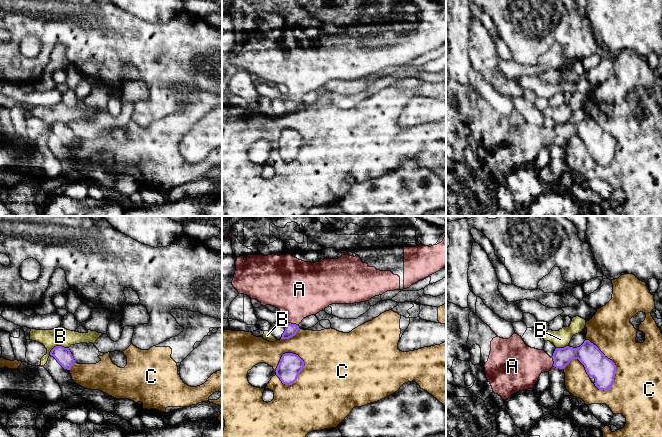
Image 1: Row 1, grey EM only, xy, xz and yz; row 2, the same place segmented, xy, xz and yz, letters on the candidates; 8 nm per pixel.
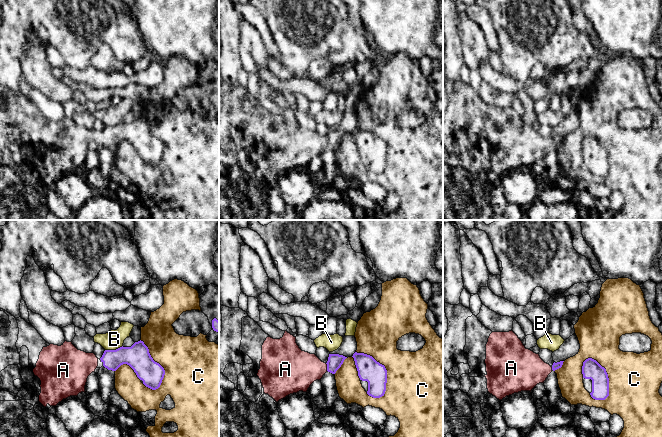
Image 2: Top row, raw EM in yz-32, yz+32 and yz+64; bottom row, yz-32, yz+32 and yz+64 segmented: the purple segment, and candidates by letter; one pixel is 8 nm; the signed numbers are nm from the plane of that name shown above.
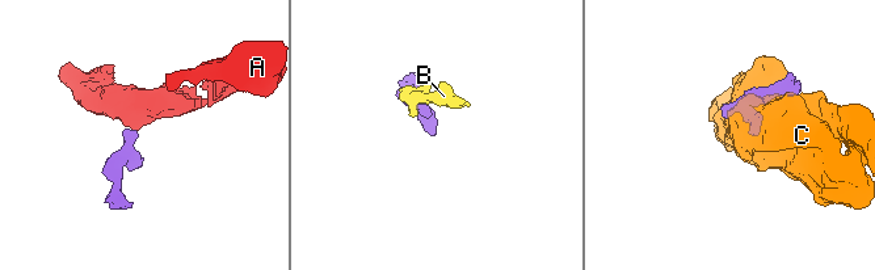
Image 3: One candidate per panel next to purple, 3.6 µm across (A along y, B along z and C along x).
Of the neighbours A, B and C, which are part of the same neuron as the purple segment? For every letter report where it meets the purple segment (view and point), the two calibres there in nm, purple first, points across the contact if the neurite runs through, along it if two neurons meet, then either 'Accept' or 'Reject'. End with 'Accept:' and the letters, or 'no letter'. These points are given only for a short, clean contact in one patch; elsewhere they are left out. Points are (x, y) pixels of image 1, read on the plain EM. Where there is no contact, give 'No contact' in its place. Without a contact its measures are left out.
A: Touches purple at xz (292, 100). Thickness 100 nm (purple) against 380 nm. Path across: xz (291, 105), (292, 100), (298, 70). Accept
B: Touches purple at xy (57, 122). Thickness 130 nm (purple) against 150 nm. Boundary: xy (68, 123), (55, 122), (49, 130). Reject
C: Touches purple at xz (302, 145). Thickness 190 nm (purple) against 500 nm. Reject
Accept: A

